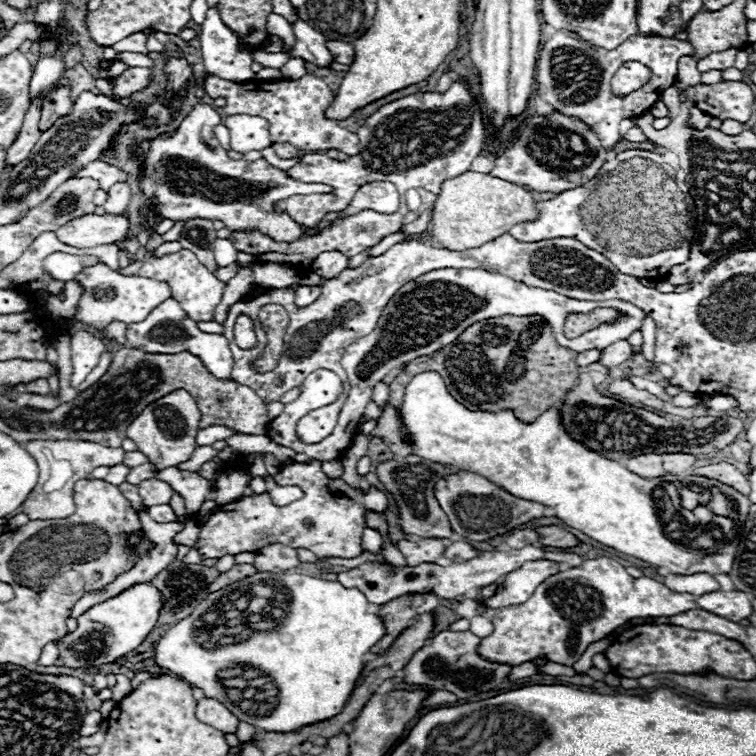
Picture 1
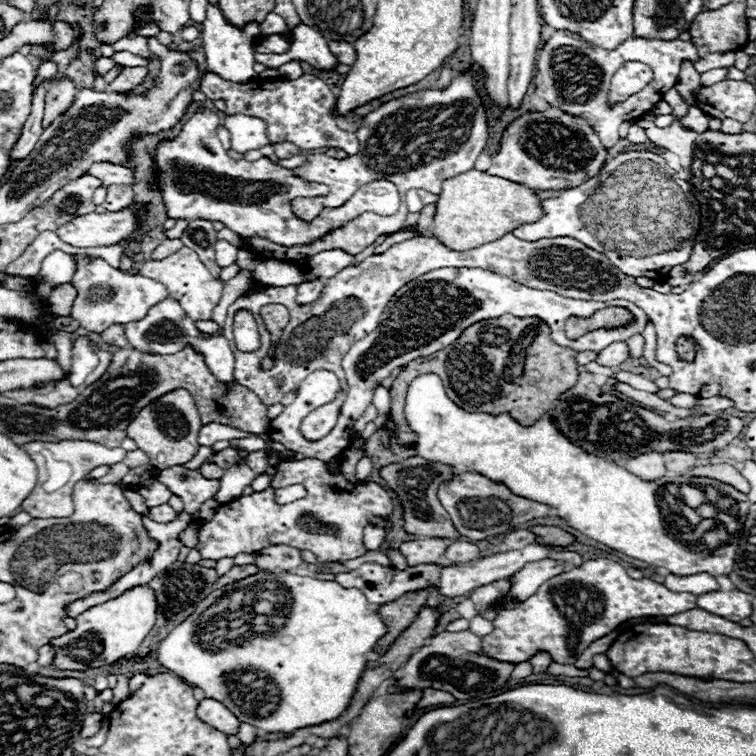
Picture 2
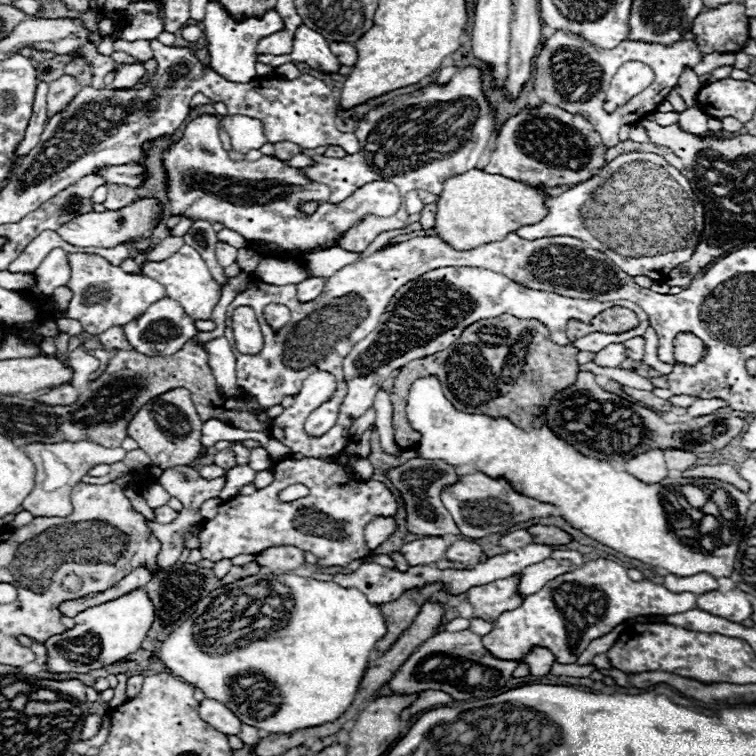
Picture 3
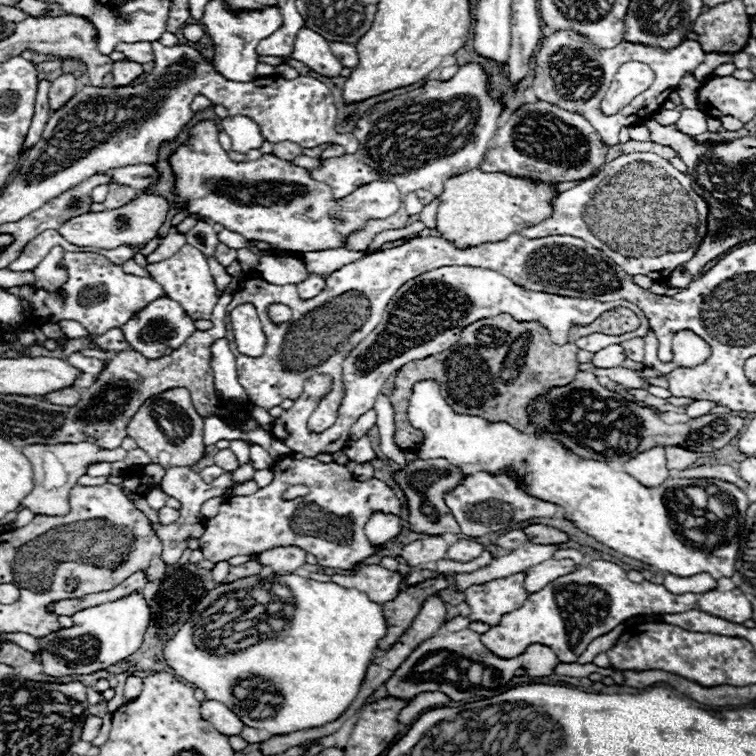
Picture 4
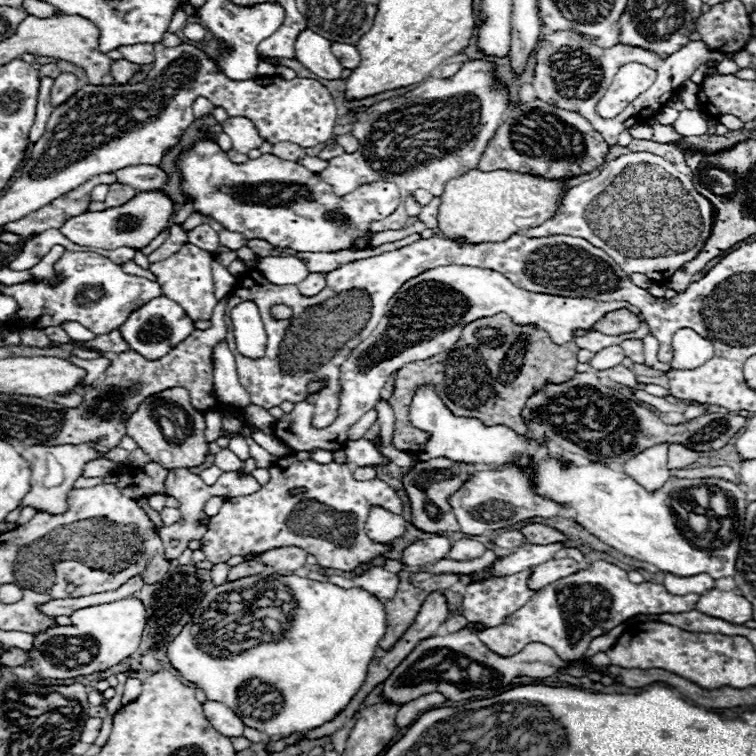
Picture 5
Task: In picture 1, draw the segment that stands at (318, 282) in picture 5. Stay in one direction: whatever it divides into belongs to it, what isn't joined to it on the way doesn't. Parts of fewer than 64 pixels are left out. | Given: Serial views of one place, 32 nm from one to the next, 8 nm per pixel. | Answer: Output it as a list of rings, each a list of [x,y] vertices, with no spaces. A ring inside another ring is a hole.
[[[300,286],[300,288],[296,290],[296,298],[294,298],[294,302],[296,302],[296,306],[304,308],[304,306],[310,306],[318,296],[320,296],[320,288]]]

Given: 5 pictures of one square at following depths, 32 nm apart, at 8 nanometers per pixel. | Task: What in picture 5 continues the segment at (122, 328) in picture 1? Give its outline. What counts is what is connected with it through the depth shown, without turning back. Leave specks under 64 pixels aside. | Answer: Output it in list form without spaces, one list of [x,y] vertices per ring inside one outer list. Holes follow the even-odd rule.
[[[112,330],[112,332],[108,332],[108,334],[102,334],[102,336],[94,338],[94,340],[84,342],[83,345],[86,348],[98,350],[98,352],[102,352],[102,354],[104,354],[104,352],[114,352],[114,354],[118,354],[118,352],[130,348],[130,346],[124,342],[124,338],[122,338],[122,334],[120,334],[118,330]]]

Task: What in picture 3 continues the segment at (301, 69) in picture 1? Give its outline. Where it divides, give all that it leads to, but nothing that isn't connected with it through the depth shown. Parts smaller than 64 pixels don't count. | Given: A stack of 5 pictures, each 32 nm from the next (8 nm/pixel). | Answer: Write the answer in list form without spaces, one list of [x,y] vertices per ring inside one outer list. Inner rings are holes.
[[[293,62],[279,66],[275,69],[275,72],[278,76],[281,76],[288,80],[296,79],[301,75],[301,72]]]

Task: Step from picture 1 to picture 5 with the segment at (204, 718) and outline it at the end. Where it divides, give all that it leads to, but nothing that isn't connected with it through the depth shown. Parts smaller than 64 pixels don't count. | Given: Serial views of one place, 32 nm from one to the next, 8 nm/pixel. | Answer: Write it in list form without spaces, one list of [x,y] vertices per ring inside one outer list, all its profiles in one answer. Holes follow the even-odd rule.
[[[206,700],[202,704],[202,712],[204,716],[208,716],[208,722],[218,730],[222,732],[224,736],[242,736],[244,732],[244,722],[222,702],[212,702],[212,700]]]

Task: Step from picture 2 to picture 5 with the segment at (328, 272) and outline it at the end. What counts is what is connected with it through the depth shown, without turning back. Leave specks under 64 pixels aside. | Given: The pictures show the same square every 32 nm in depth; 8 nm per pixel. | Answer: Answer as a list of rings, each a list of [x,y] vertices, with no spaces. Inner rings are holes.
[[[412,234],[402,240],[385,243],[376,248],[336,250],[336,252],[298,252],[296,256],[298,256],[300,260],[304,260],[304,264],[306,264],[306,268],[308,268],[310,272],[322,272],[322,274],[326,274],[326,272],[332,272],[332,270],[340,268],[340,266],[346,264],[346,262],[369,258],[390,250],[395,250],[411,244],[420,238],[419,234]]]

